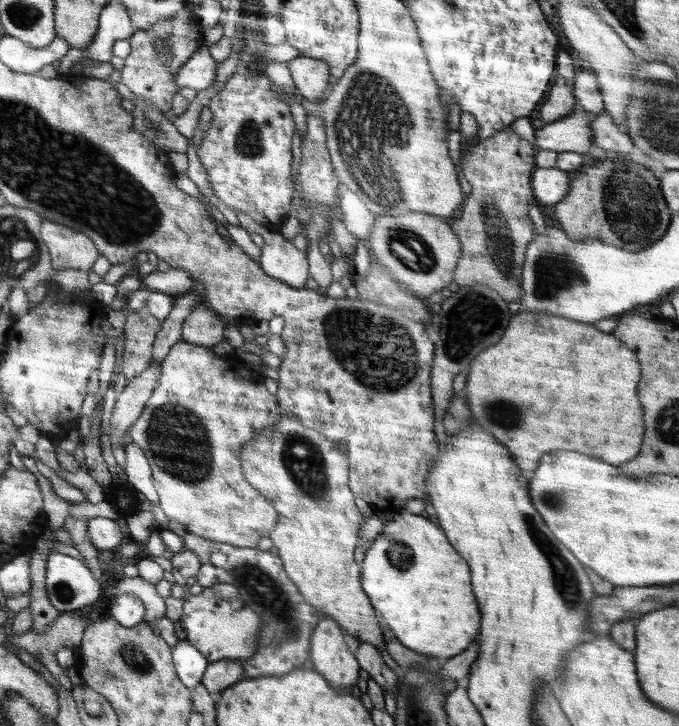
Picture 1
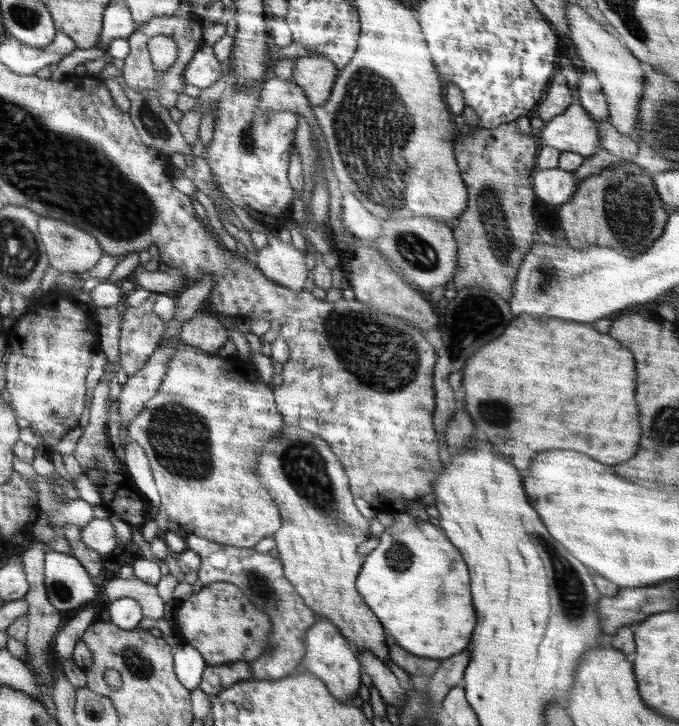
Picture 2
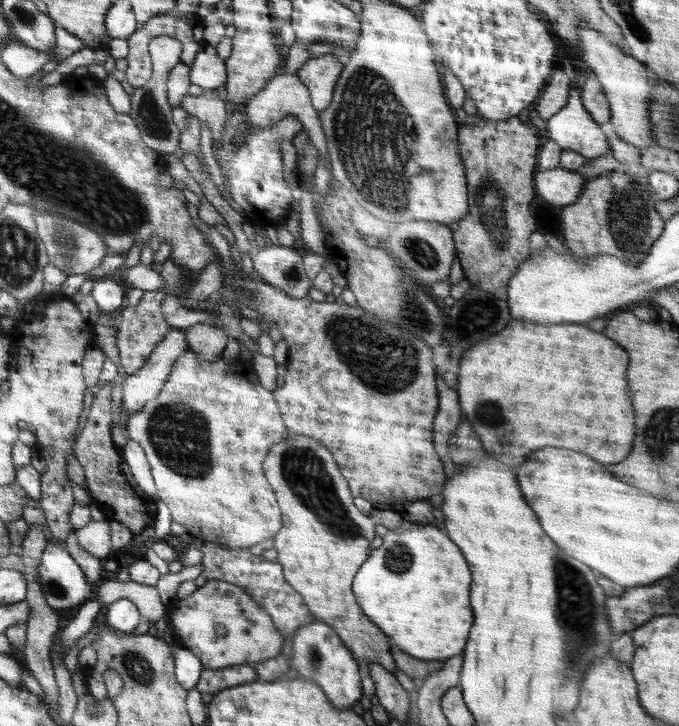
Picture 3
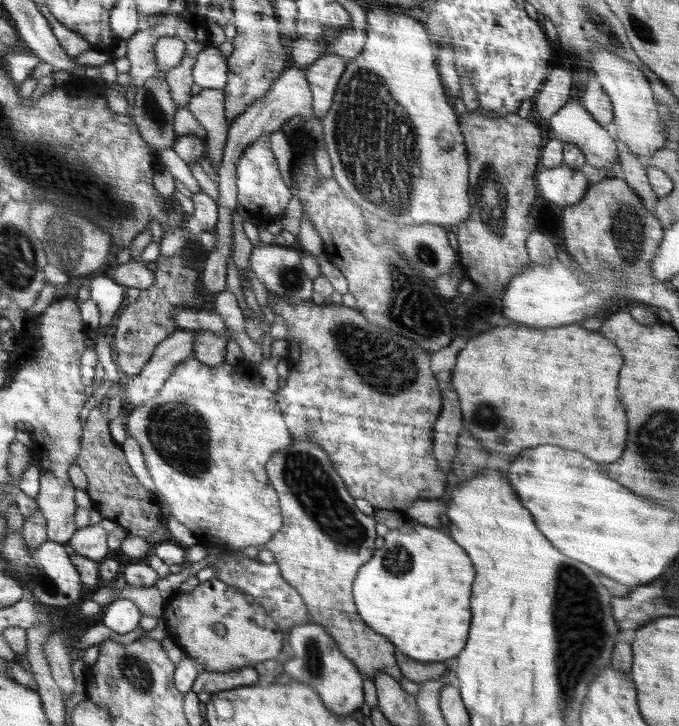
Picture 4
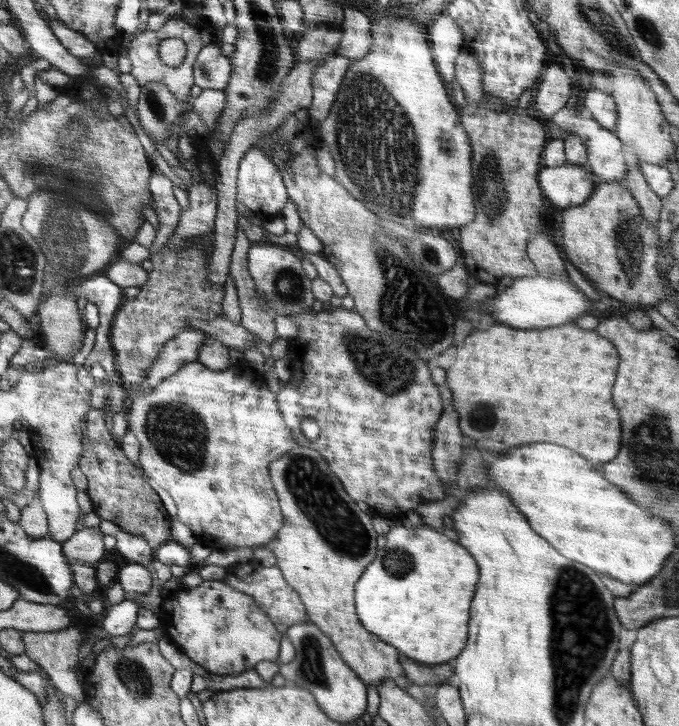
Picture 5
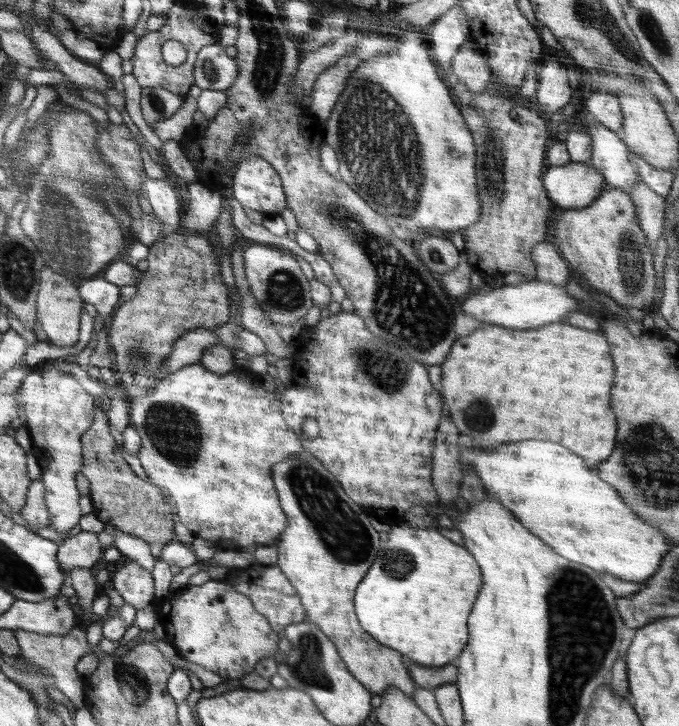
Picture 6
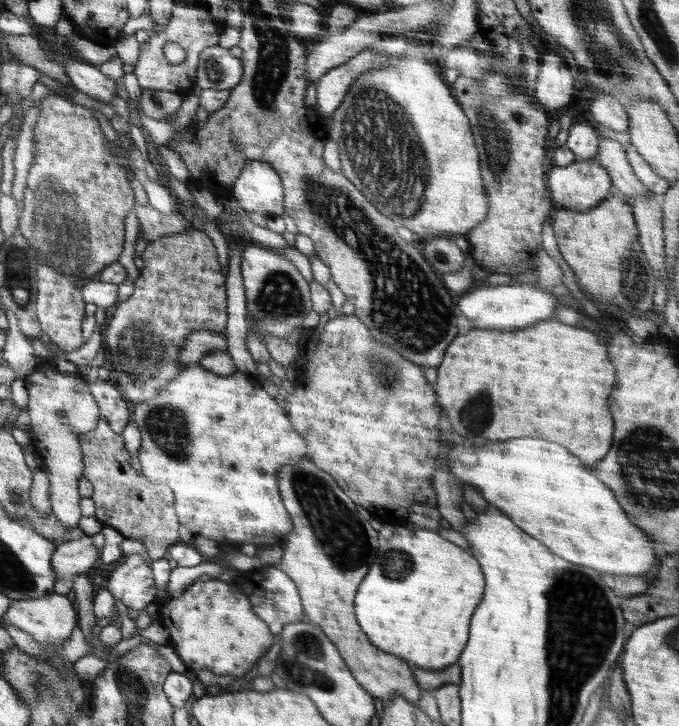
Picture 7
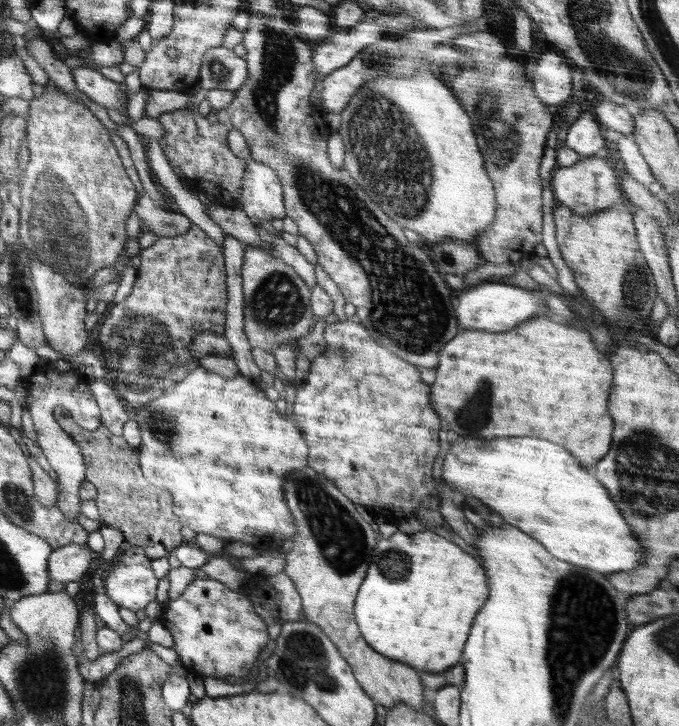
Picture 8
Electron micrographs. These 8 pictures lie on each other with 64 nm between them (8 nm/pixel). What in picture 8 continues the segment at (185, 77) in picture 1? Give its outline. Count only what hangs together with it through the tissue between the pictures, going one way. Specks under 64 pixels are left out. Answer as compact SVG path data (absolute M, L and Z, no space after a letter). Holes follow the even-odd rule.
M220 46L204 53L197 88L236 91L247 76L248 67L244 58Z

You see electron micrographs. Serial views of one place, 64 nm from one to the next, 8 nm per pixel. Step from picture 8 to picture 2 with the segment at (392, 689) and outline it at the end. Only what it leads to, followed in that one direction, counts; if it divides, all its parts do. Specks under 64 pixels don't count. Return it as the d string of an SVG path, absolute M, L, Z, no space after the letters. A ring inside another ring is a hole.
M284 423L282 436L278 440L266 442L266 448L262 450L264 450L262 456L254 466L258 466L257 474L260 474L262 486L270 492L271 498L274 498L275 504L280 508L282 526L272 538L276 542L278 559L282 562L283 575L303 598L306 606L319 615L321 620L327 619L335 624L347 641L356 644L359 652L369 650L386 664L389 659L390 640L384 634L382 623L367 608L355 587L363 562L358 553L358 546L371 537L368 528L370 522L356 510L352 502L352 494L348 490L348 478L344 474L342 464L336 462L336 456L322 438L302 432L294 426L286 426Z

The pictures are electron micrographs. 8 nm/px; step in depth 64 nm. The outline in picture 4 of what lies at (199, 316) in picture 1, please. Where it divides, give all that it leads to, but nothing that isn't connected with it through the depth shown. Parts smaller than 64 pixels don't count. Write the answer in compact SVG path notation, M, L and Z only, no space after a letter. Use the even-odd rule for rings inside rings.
M194 330L193 357L208 366L220 366L226 356L228 337L211 330Z

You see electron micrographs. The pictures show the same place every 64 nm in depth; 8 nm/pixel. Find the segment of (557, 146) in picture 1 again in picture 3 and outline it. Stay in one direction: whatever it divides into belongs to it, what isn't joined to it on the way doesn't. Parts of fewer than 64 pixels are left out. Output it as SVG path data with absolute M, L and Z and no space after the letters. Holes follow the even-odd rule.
M573 82L570 83L568 98L566 106L547 120L546 135L562 149L579 152L586 162L608 154L611 150L607 141L607 130L584 108L581 89L576 89Z

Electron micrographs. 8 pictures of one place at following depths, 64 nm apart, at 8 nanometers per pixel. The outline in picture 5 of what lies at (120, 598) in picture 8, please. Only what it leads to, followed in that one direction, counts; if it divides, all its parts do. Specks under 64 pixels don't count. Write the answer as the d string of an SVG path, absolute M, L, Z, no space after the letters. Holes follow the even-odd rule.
M128 562L118 570L115 581L120 582L124 598L137 602L137 596L146 594L154 584L154 574L137 562Z

